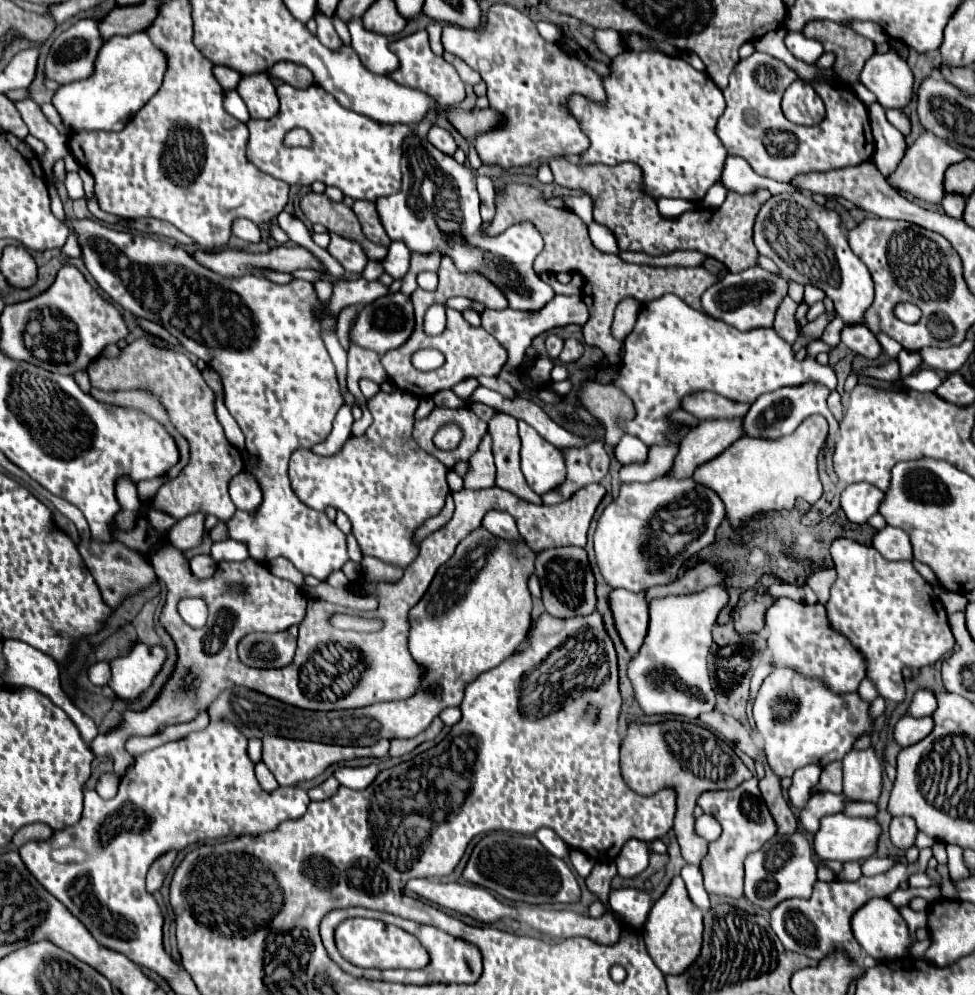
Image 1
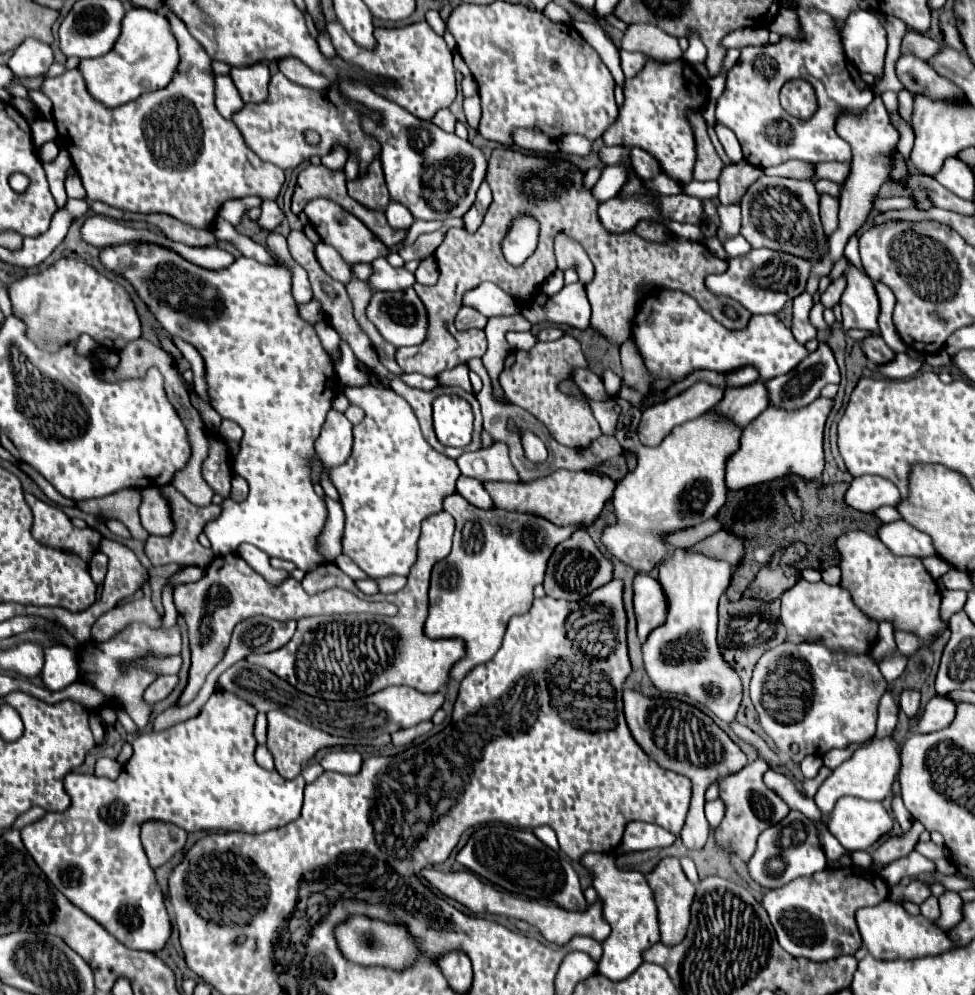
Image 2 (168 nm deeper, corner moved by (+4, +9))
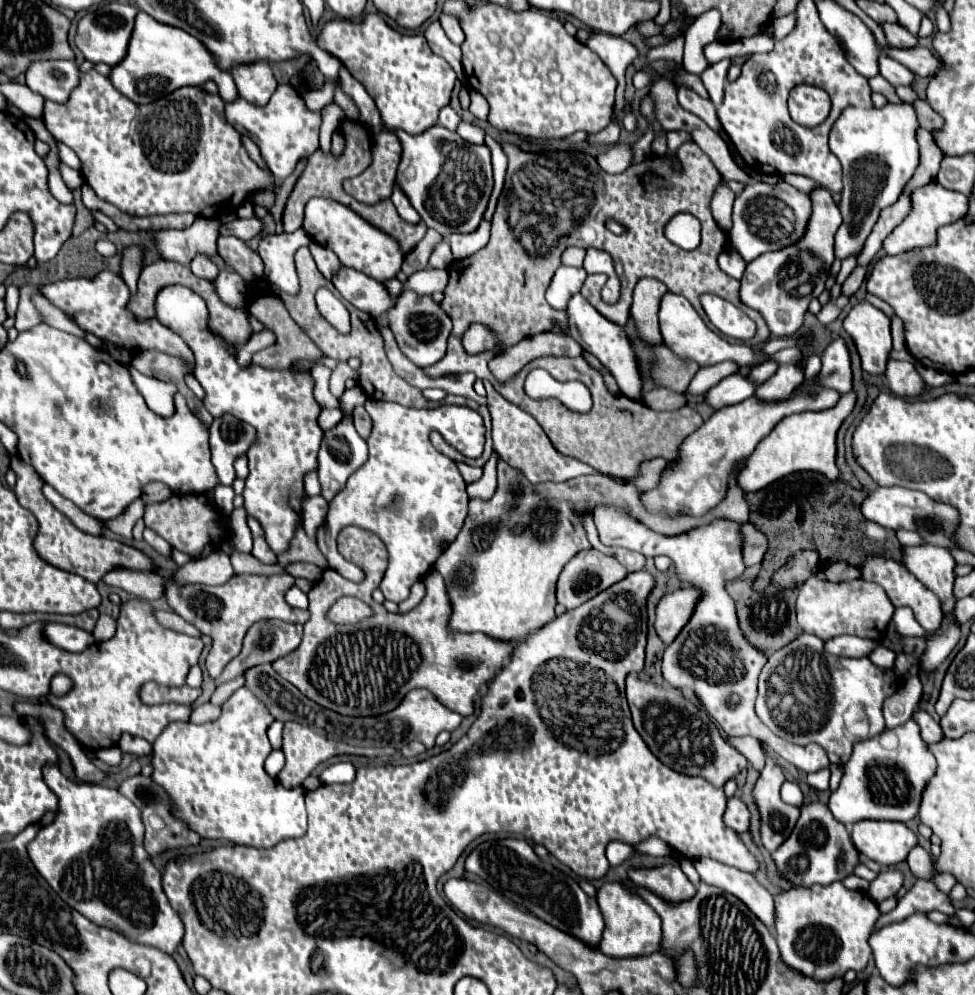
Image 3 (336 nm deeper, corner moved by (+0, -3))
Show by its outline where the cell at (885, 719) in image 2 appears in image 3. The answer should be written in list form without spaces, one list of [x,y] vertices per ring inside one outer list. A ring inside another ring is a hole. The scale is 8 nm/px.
[[[918,676],[908,678],[892,696],[888,696],[884,702],[886,728],[904,724],[914,714],[920,696],[922,696],[922,682]]]

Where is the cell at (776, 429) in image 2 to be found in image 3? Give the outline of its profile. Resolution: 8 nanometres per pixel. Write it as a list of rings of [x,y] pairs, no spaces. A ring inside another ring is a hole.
[[[852,390],[848,394],[842,394],[834,408],[822,412],[792,414],[786,420],[782,420],[782,424],[778,424],[750,454],[744,470],[738,476],[738,486],[742,486],[744,492],[756,492],[800,470],[822,472],[830,480],[836,480],[840,474],[836,466],[836,432],[842,426],[842,422],[850,416],[854,406],[856,406],[856,392]]]

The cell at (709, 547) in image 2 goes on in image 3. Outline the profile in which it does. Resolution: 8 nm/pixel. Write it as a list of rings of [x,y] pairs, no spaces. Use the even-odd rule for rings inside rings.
[[[746,522],[742,526],[744,532],[744,564],[752,566],[752,564],[760,564],[766,550],[768,550],[768,538],[764,532],[758,532],[758,528],[754,528],[754,524]]]

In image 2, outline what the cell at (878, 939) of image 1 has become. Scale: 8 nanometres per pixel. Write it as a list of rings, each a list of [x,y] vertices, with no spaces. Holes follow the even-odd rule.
[[[884,900],[872,908],[860,908],[856,912],[858,930],[868,952],[878,960],[900,960],[900,958],[918,958],[930,954],[942,954],[954,948],[946,932],[938,930],[934,922],[926,920],[924,916],[910,916],[904,908],[892,900]]]

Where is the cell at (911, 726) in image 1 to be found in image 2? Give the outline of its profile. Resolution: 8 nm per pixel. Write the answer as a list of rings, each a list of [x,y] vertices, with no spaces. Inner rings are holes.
[[[932,698],[924,712],[920,712],[918,720],[916,720],[916,730],[918,732],[936,732],[946,728],[952,720],[954,720],[954,708],[956,704],[952,700],[946,698]]]

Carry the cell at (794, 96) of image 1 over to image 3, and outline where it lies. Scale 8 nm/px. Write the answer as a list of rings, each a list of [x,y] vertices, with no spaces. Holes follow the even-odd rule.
[[[794,88],[788,98],[790,116],[802,126],[818,126],[828,118],[830,96],[820,88]]]

